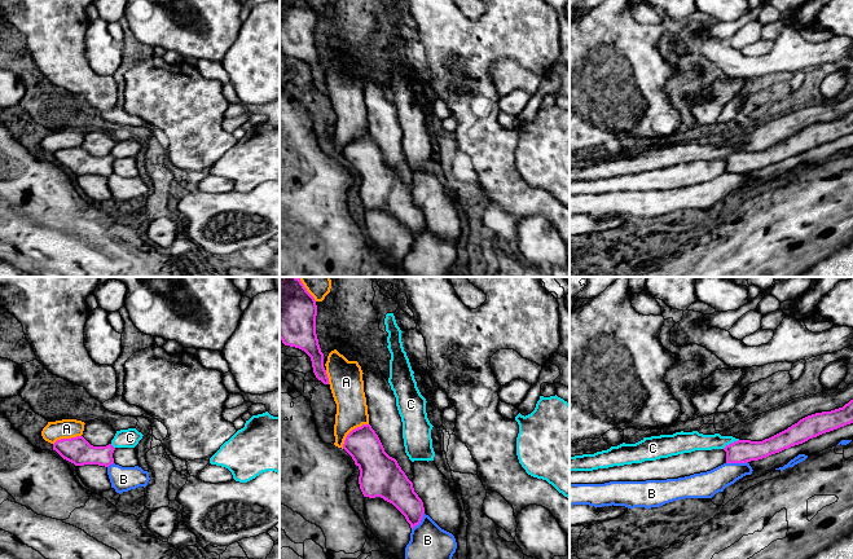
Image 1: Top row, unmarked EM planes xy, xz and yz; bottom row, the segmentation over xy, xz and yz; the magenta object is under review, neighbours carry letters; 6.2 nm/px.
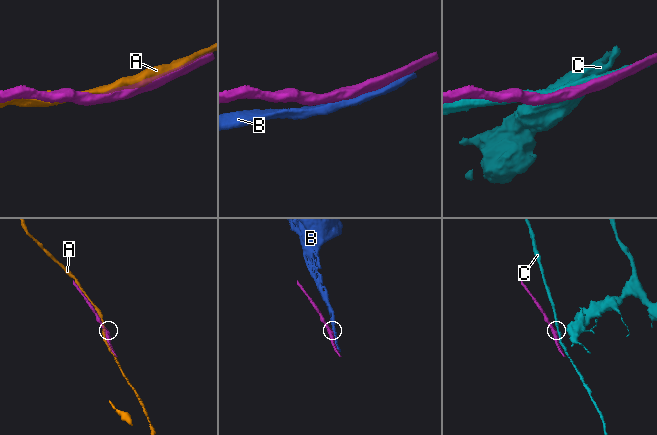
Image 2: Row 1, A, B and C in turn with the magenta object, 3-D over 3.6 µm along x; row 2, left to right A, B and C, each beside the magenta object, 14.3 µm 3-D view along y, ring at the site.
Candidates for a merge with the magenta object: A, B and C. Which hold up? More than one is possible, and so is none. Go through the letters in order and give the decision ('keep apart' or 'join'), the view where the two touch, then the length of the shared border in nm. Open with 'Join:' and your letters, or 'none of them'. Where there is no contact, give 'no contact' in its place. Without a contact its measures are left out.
Join: none of them
A: keep apart; meets magenta in xz; contact 220 nm long
B: keep apart; meets magenta in yz; contact 140 nm long
C: keep apart; meets magenta in yz; contact 120 nm long

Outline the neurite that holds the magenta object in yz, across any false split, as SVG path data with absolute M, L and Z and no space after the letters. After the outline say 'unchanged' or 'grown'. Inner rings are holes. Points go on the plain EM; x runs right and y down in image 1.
M853 110L843 118L808 126L787 140L762 151L734 151L724 158L726 173L759 171L850 133L853 133Z | unchanged

